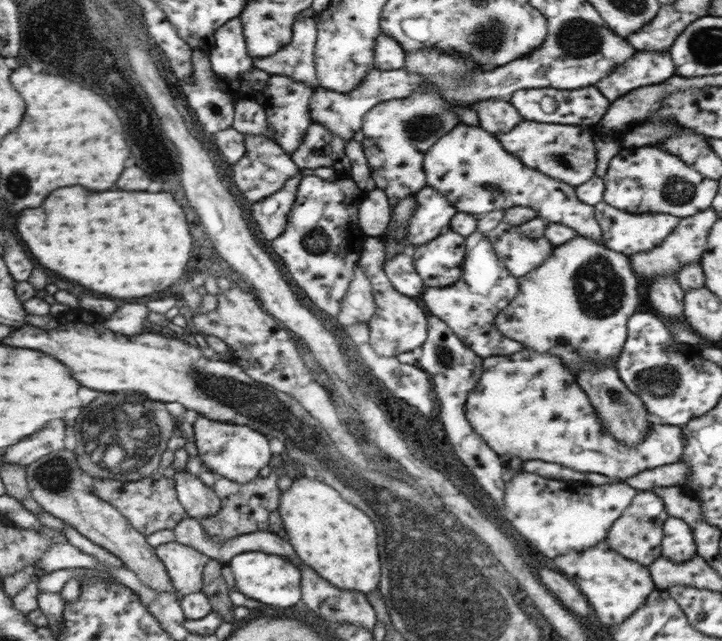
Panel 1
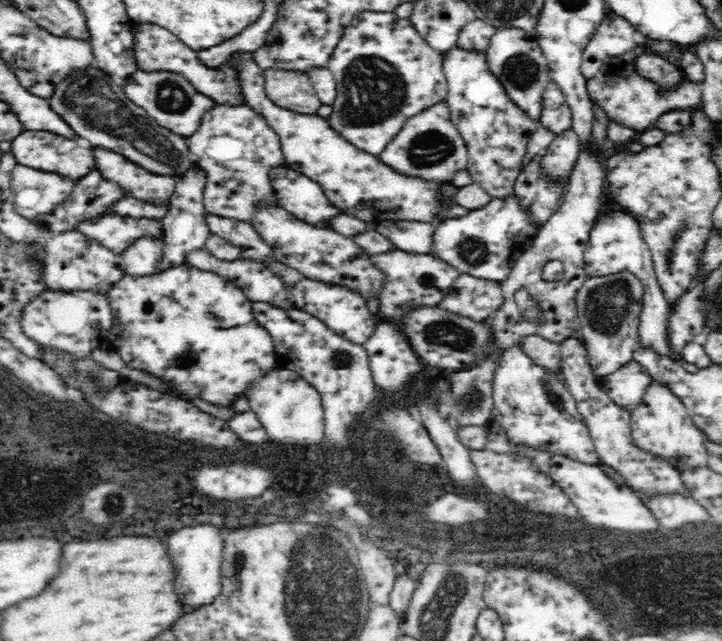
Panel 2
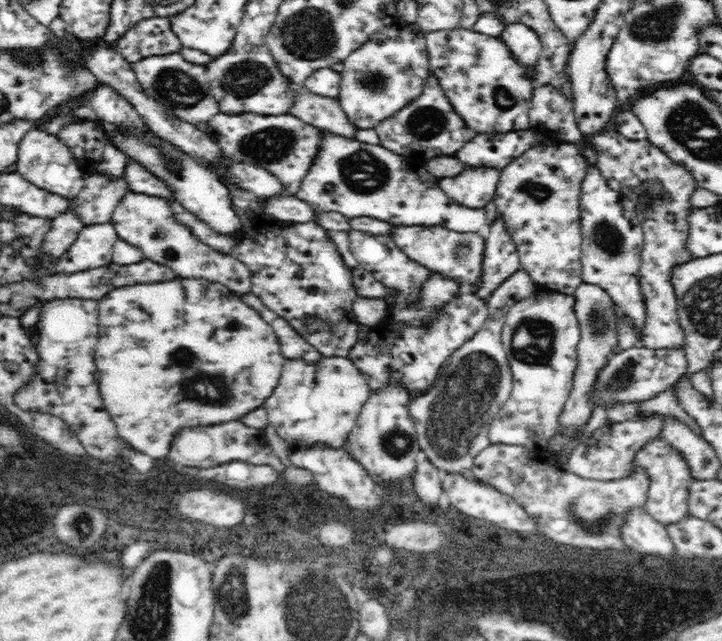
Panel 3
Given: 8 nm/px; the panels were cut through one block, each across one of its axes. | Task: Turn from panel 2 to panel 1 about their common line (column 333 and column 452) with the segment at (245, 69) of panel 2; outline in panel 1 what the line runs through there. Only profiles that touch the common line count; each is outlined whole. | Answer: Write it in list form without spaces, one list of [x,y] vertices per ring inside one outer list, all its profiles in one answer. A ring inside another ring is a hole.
[[[457,124],[429,148],[425,154],[423,170],[427,184],[437,188],[457,212],[483,216],[497,210],[527,206],[537,212],[537,218],[573,228],[579,236],[605,246],[597,210],[581,202],[573,186],[553,180],[539,170],[527,168],[519,158],[507,154],[483,126]]]

